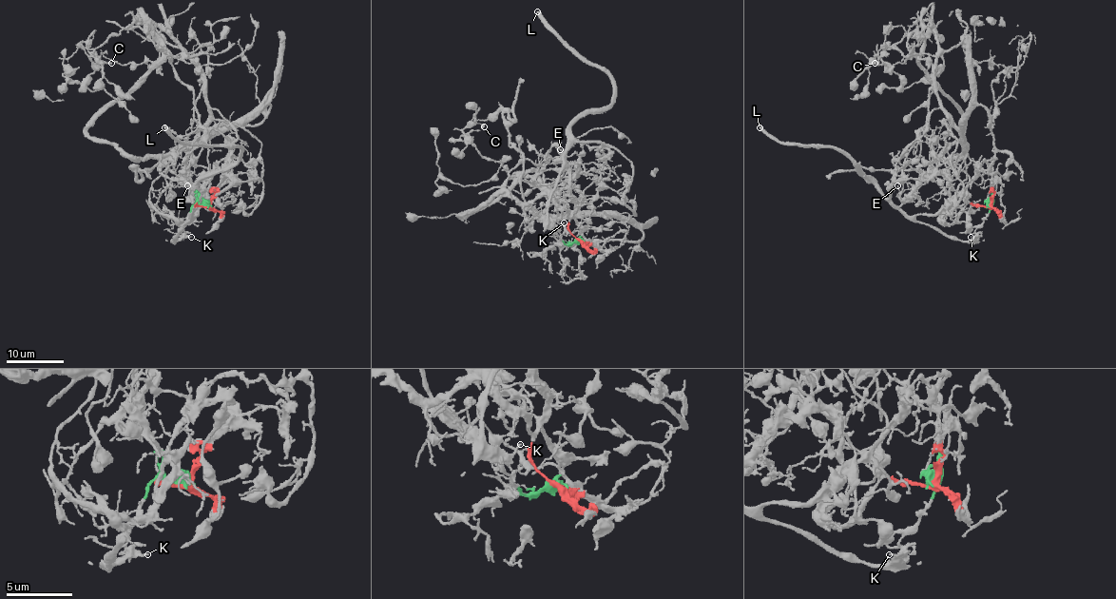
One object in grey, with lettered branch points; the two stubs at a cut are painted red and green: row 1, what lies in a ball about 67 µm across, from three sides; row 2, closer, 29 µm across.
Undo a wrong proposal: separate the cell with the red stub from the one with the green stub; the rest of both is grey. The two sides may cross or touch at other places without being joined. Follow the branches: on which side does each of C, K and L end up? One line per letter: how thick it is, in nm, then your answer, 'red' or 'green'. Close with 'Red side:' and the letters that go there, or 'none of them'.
C: calibre 200 nm; green
K: calibre 140 nm; red
L: calibre 480 nm; red
Red side: K, L

